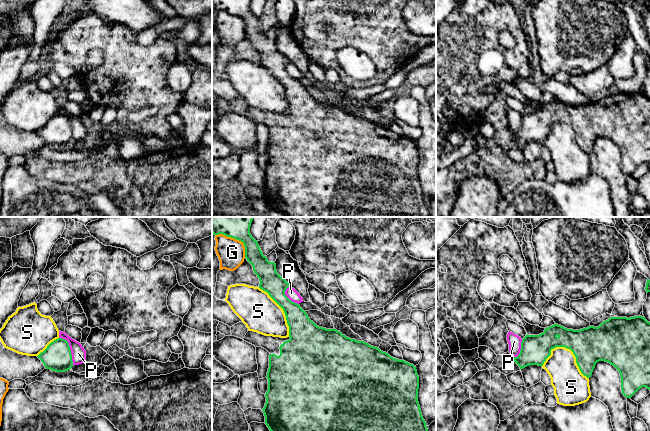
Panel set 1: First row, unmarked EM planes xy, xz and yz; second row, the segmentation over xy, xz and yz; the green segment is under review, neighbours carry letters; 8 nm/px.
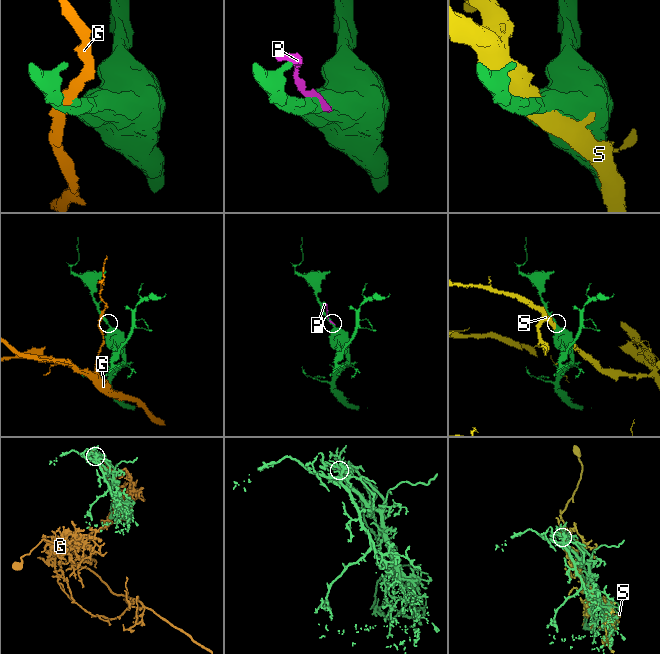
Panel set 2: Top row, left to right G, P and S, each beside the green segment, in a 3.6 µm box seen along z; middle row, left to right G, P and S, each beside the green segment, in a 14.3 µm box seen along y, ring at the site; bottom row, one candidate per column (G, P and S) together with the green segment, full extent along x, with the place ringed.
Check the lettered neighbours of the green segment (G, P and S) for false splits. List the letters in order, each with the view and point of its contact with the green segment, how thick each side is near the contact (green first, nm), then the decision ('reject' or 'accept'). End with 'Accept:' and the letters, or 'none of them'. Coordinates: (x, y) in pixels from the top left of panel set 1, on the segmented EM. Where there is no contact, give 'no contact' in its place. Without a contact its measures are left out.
G: contact xz (236, 239); calibres 320 and 220 nm; reject
P: contact xy (69, 349); calibres 220 and 110 nm; reject
S: contact yz (568, 348); calibres 300 and 260 nm; reject
Accept: none of them

